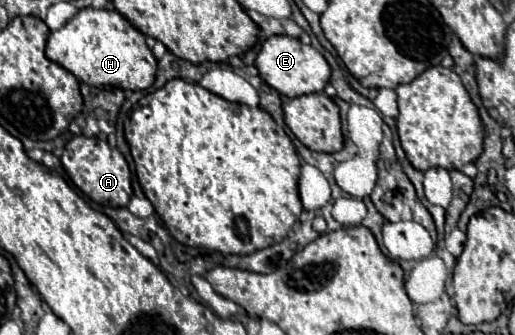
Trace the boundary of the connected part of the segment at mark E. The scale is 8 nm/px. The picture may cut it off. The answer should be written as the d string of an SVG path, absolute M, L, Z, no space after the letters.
M271 36L263 46L255 60L259 76L273 86L279 94L287 98L297 98L313 92L323 92L331 78L331 66L327 64L325 56L315 50L313 46L301 44L297 38L291 36Z

